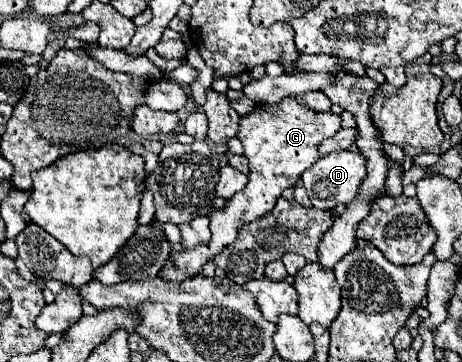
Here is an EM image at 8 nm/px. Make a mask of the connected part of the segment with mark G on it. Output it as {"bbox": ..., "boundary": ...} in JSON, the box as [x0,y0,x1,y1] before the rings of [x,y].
{"bbox":[160,96,340,282],"boundary":[[[288,96],[278,104],[260,104],[254,108],[254,112],[242,116],[238,138],[244,146],[244,156],[250,160],[250,176],[246,188],[232,196],[224,208],[214,210],[210,214],[210,242],[196,246],[194,250],[174,250],[166,260],[164,268],[160,270],[160,278],[170,282],[184,282],[192,276],[198,276],[202,272],[202,266],[214,260],[216,252],[220,252],[236,240],[238,230],[244,224],[268,214],[274,208],[280,194],[286,188],[292,188],[296,180],[302,176],[302,172],[318,160],[316,148],[320,140],[334,136],[338,130],[340,116],[332,112],[314,112],[302,106],[294,96]]]}

